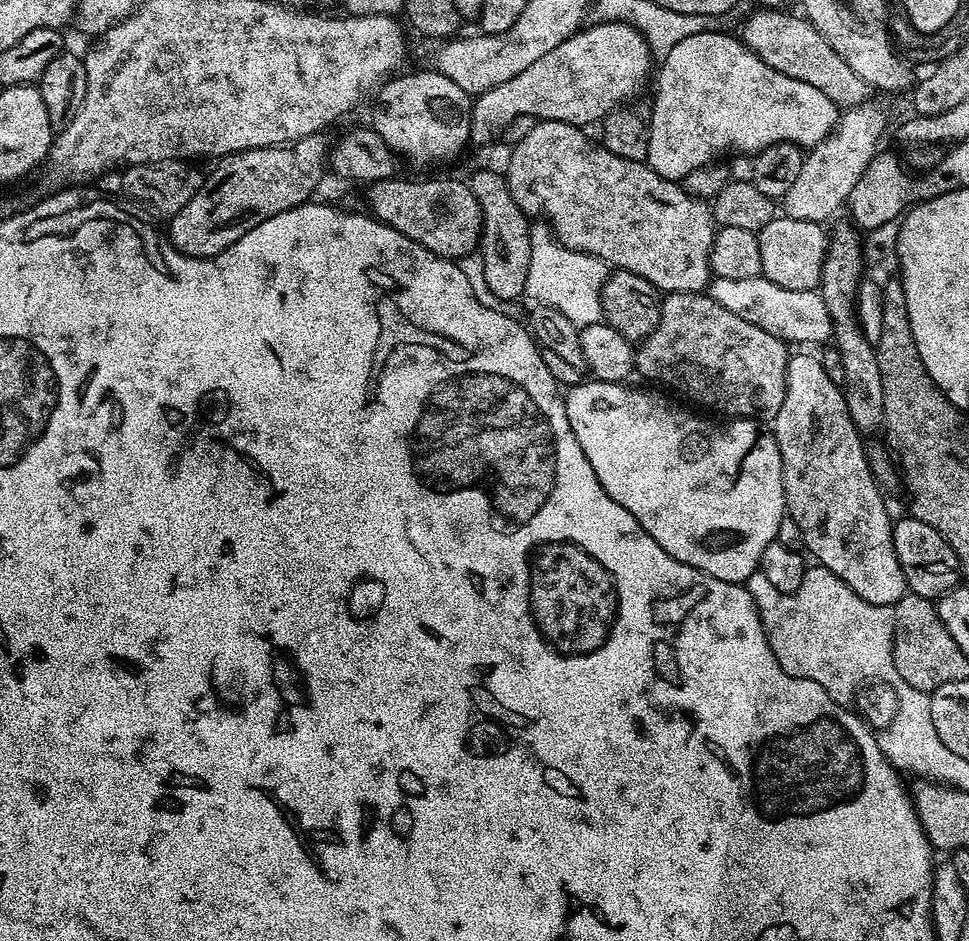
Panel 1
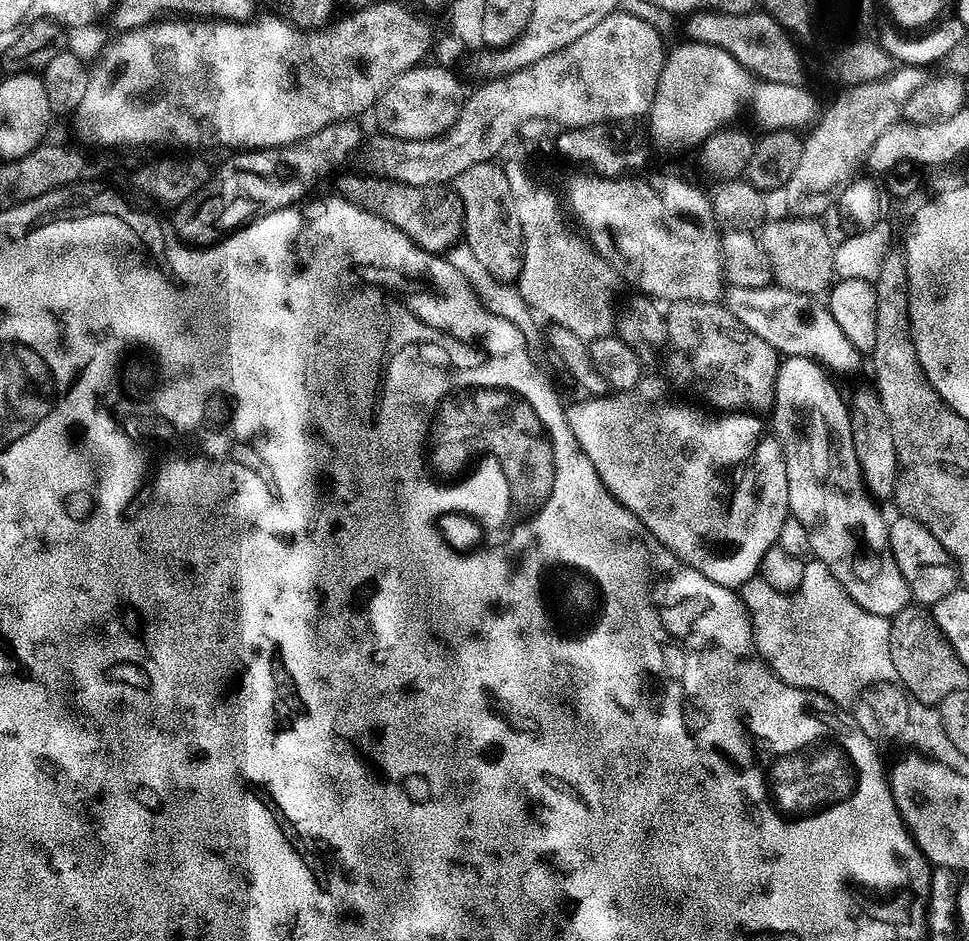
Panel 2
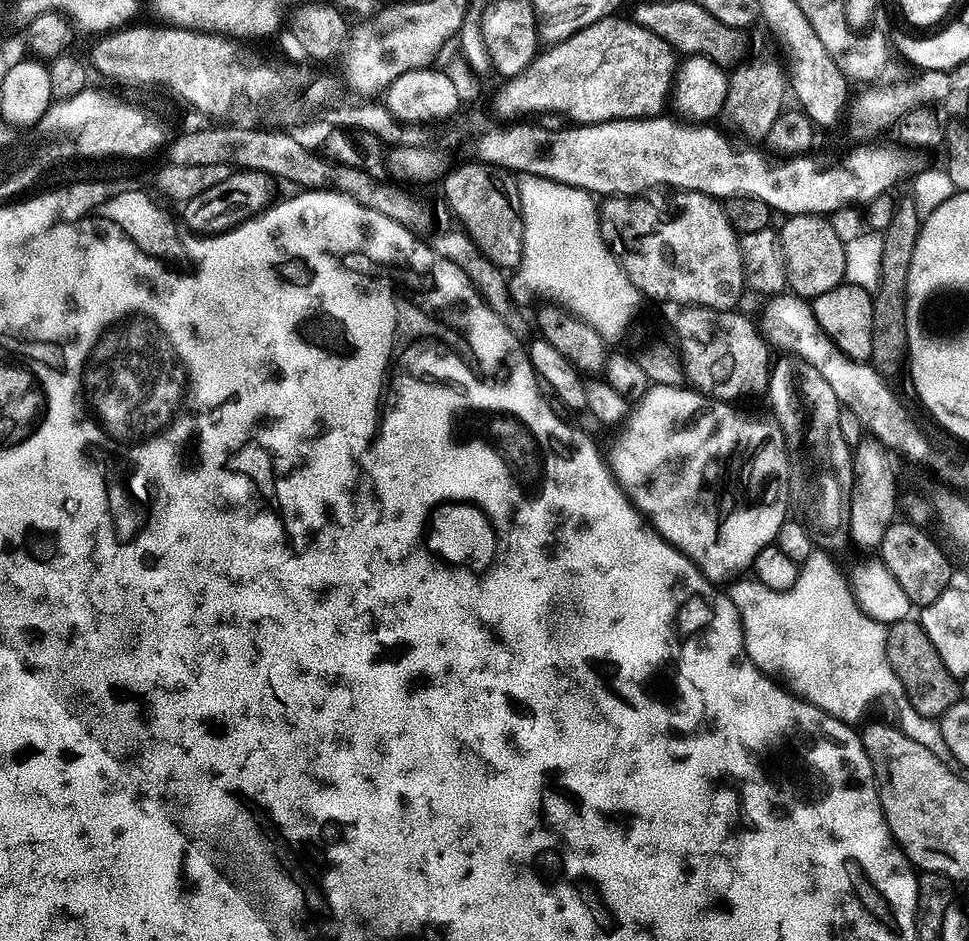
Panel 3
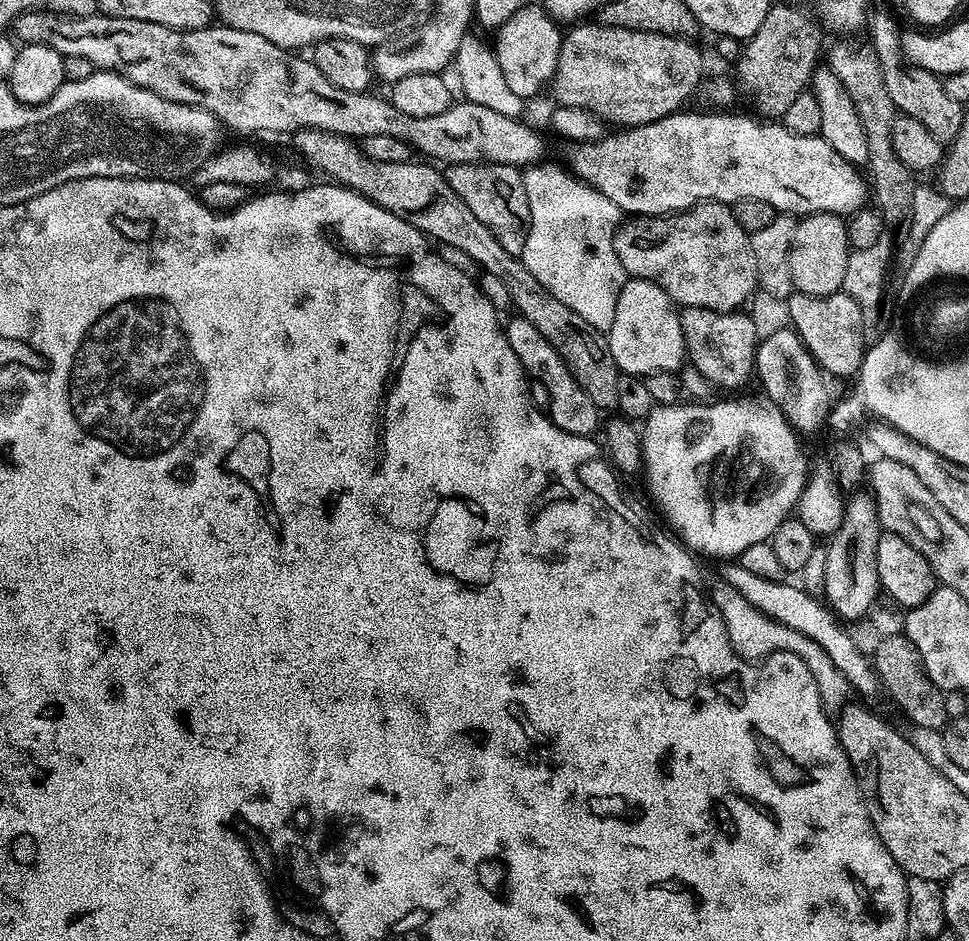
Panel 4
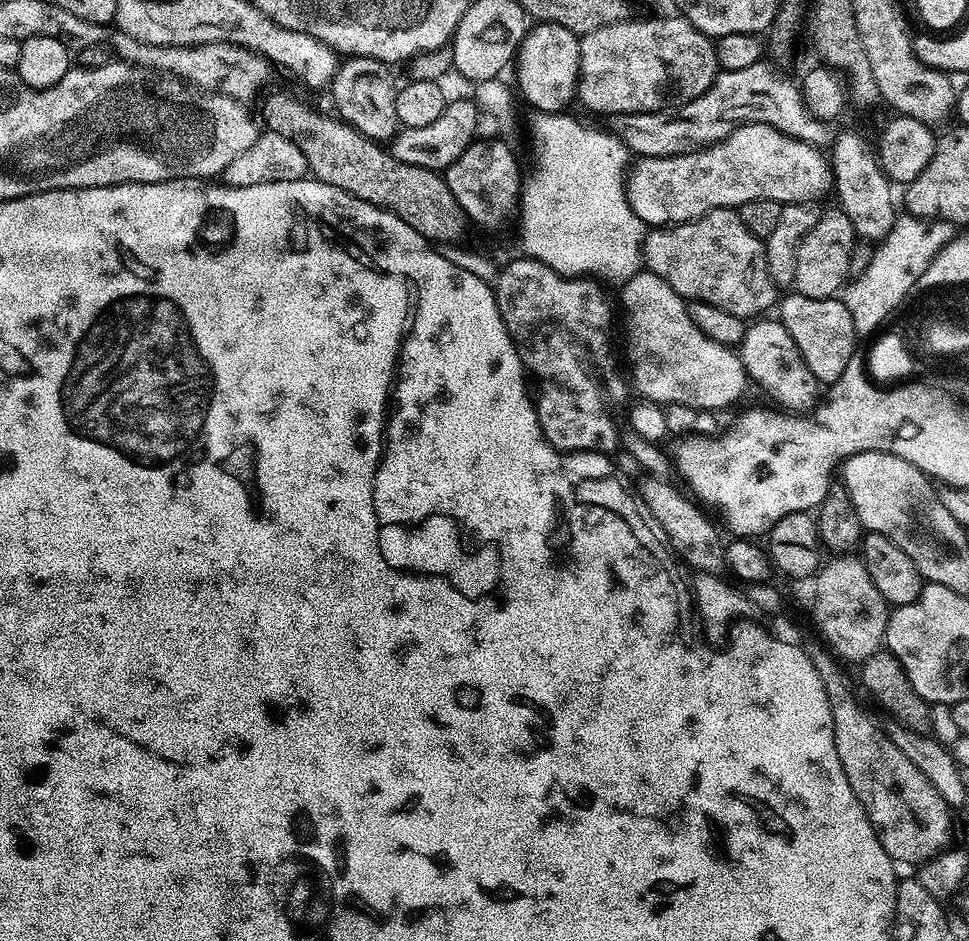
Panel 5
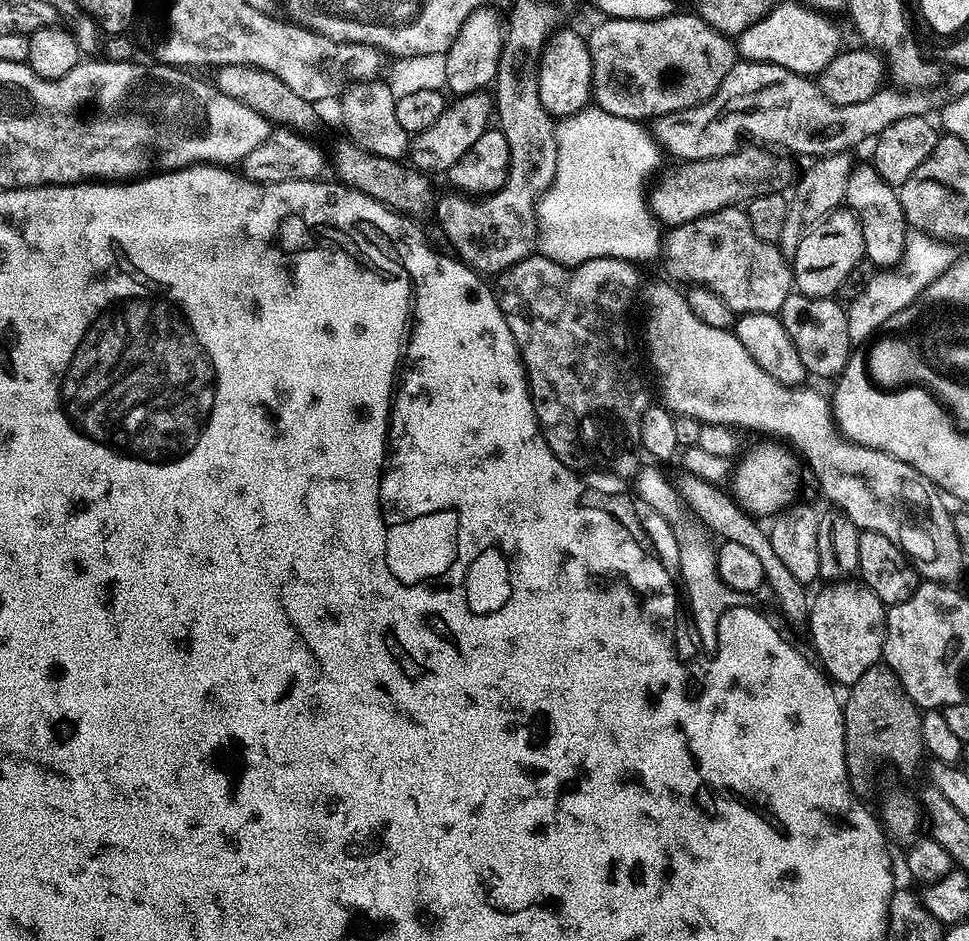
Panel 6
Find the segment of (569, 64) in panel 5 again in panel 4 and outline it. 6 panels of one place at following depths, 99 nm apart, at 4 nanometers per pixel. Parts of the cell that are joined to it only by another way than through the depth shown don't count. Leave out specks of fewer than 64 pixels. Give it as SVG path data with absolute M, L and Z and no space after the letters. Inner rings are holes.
M530 2L510 17L495 35L494 55L498 66L502 66L502 75L506 77L510 90L525 102L553 83L560 58L562 31L559 27L561 25L539 3Z

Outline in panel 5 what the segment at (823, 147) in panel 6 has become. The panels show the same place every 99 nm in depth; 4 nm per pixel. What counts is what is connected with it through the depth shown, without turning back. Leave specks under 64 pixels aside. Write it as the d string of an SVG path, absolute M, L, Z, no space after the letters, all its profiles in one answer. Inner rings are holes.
M764 62L746 66L746 70L717 71L714 82L705 92L673 112L614 114L607 117L606 123L607 131L620 139L636 158L676 156L693 146L716 144L744 124L769 124L801 144L824 146L830 140L830 132L828 136L824 129L827 128L825 121L815 120L809 115L799 87L772 73Z

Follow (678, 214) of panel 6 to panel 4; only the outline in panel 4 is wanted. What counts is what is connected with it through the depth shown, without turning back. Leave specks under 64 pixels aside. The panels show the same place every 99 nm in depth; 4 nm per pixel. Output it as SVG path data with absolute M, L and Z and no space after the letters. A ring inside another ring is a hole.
M681 110L649 124L635 125L629 130L621 131L624 133L618 136L610 134L602 140L595 140L593 144L579 145L575 149L576 175L606 194L606 198L610 198L610 202L614 202L621 213L633 212L631 215L636 218L687 212L697 204L709 202L731 206L742 198L762 198L762 202L773 202L772 187L780 176L780 164L784 168L790 167L792 151L796 144L800 144L800 204L796 200L777 199L777 213L795 214L803 218L814 212L832 212L835 216L847 217L865 203L865 183L863 186L854 170L848 170L844 181L840 181L839 168L844 164L842 154L838 154L834 146L830 146L830 142L823 140L820 135L794 134L783 123L763 124L752 116L724 116L721 120L716 120L710 112L688 111Z

